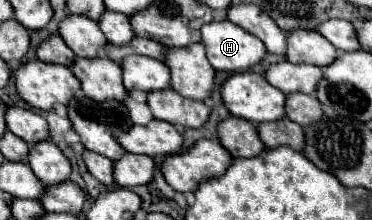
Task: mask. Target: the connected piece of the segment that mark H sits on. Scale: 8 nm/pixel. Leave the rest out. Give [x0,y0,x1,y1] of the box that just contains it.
[201,19,267,73]

